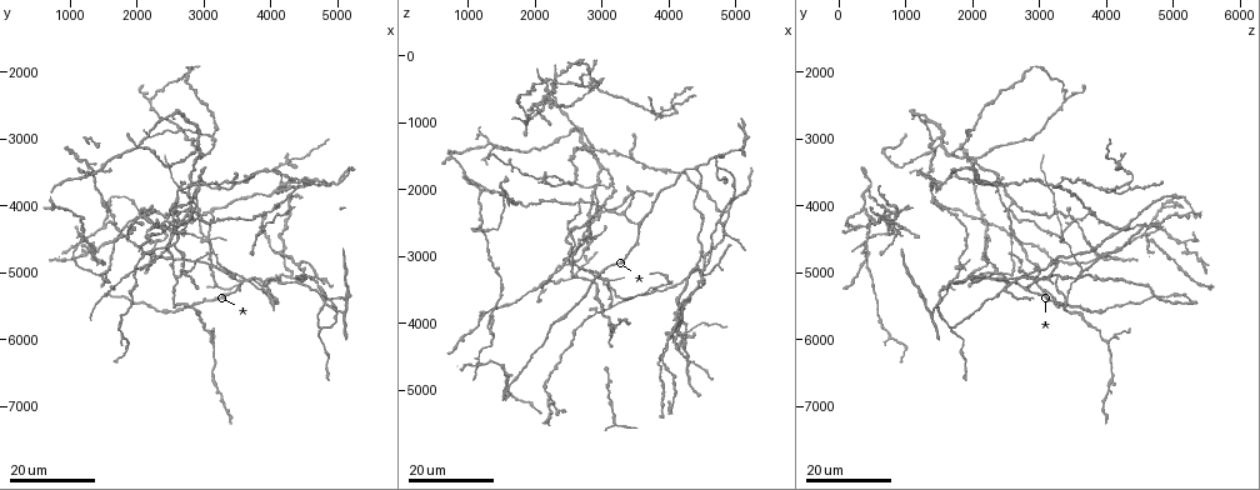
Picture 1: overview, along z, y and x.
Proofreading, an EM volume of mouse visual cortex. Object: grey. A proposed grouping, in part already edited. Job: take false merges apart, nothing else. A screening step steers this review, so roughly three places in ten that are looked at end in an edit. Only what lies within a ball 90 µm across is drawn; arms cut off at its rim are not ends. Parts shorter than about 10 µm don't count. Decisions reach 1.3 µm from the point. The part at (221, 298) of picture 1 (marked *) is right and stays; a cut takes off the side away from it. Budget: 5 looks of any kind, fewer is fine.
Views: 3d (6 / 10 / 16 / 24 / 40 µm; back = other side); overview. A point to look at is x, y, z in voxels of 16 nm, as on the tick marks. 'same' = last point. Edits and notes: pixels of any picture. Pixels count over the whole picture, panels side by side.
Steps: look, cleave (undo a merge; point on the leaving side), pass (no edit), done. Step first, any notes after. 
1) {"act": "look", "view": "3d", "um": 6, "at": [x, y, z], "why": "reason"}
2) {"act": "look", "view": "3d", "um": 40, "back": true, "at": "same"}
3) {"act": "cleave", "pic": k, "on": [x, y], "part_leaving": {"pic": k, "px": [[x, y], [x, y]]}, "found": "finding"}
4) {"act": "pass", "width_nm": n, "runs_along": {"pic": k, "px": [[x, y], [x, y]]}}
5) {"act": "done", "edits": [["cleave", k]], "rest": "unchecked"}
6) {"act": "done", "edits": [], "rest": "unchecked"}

{"act": "look", "view": "3d", "um": 16, "at": [1550, 4250, 4650], "why": "a narrow waist"}

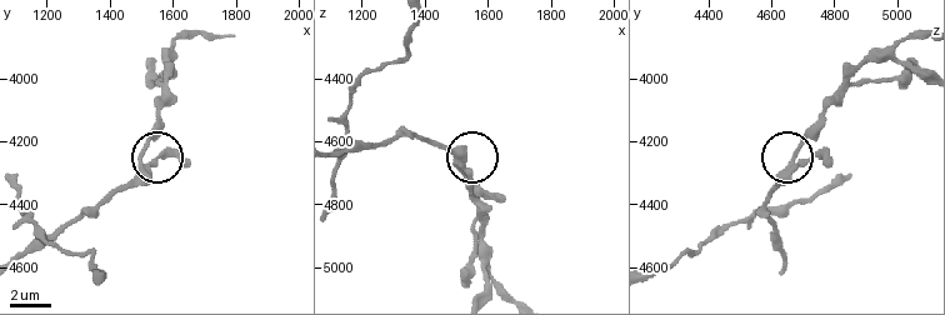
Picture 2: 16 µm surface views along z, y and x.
{"act": "look", "view": "3d", "um": 6, "at": [1510, 4230, 4670]}

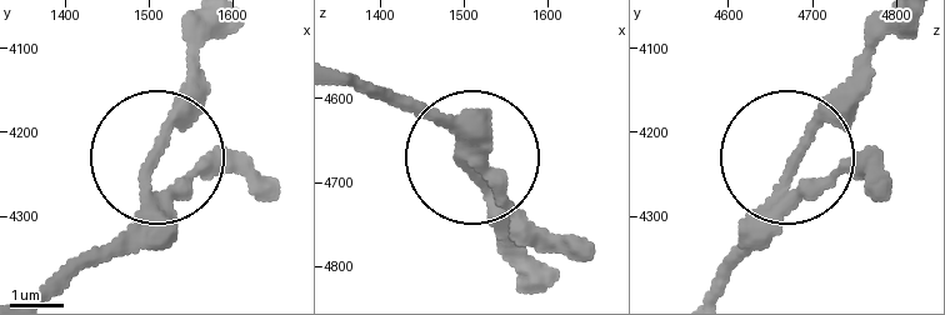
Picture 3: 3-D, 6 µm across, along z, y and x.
{"act": "pass", "runs_along": {"pic": 3, "px": [[716, 290], [806, 129], [860, 65]]}, "found": "continuous, no second neuron"}

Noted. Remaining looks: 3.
{"act": "look", "view": "3d", "um": 16, "at": [1150, 4500, 4500], "why": "three-way junction"}

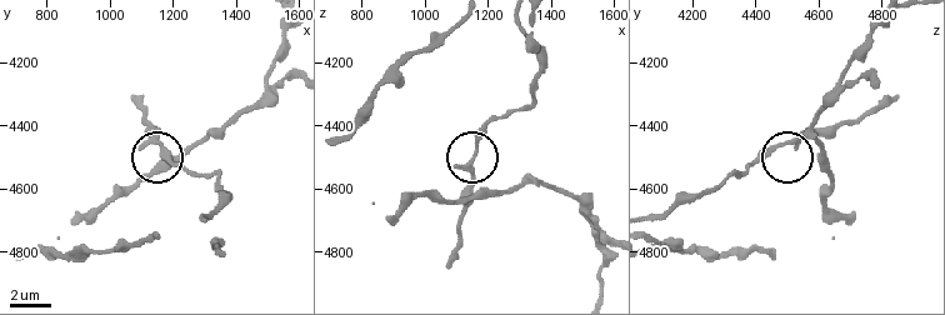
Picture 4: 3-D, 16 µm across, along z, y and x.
{"act": "look", "view": "3d", "um": 10, "at": [1160, 4460, 4490]}

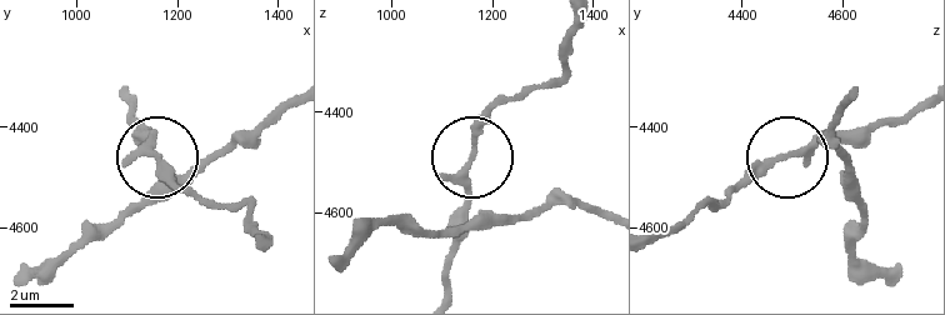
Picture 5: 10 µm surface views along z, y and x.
{"act": "pass", "width_nm": 170, "runs_along": {"pic": 5, "px": [[650, 241], [771, 164], [865, 131]]}, "found": "one neuron here"}

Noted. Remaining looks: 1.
{"act": "done", "edits": [], "rest": "unchecked"}

